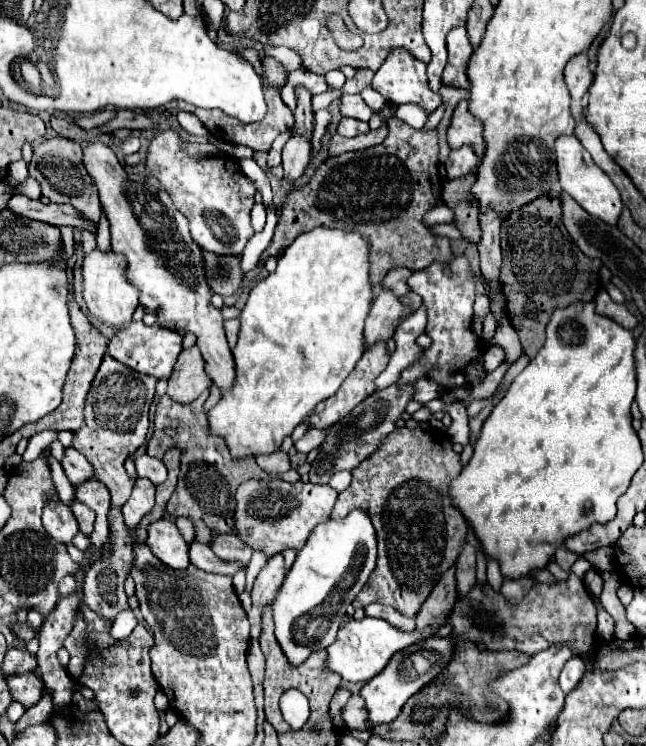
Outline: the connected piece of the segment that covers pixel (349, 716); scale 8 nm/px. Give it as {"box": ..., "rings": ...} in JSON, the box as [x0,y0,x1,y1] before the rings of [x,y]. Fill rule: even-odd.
{"box":[342,693,366,729],"rings":[[[356,693],[348,699],[348,703],[342,709],[342,721],[344,725],[350,725],[352,729],[358,729],[358,725],[362,725],[362,721],[366,721],[366,709],[364,709],[364,701],[362,697]]]}

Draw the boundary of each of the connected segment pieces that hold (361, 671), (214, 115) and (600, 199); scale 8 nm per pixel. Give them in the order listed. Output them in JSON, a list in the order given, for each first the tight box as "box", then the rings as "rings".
[{"box":[324,617,452,681],"rings":[[[364,617],[360,621],[356,619],[350,619],[344,627],[338,629],[338,635],[336,635],[336,641],[332,645],[326,647],[326,661],[324,661],[324,669],[330,671],[330,673],[338,673],[344,681],[370,681],[370,677],[378,675],[378,671],[384,669],[386,661],[390,661],[390,657],[398,651],[398,649],[404,649],[406,645],[412,645],[414,641],[420,641],[420,639],[428,639],[432,635],[436,637],[448,637],[452,631],[450,625],[438,629],[438,631],[412,631],[412,633],[402,633],[394,627],[390,627],[386,621],[382,619],[370,619],[370,617]]]},{"box":[178,47,294,153],"rings":[[[248,47],[248,49],[244,49],[240,55],[242,55],[246,61],[250,61],[252,67],[256,69],[256,73],[262,77],[262,89],[264,89],[264,97],[266,97],[266,105],[268,105],[266,117],[264,117],[262,121],[244,125],[242,121],[238,121],[238,119],[234,119],[234,117],[230,117],[230,115],[226,115],[226,113],[222,113],[222,111],[218,111],[218,109],[200,109],[200,107],[194,107],[194,105],[190,105],[190,103],[186,103],[186,101],[178,101],[178,109],[180,109],[180,111],[194,113],[194,115],[206,125],[206,129],[208,129],[216,139],[222,139],[222,141],[228,141],[228,143],[234,143],[234,145],[246,145],[246,147],[250,147],[252,151],[260,153],[260,151],[268,151],[268,149],[270,149],[270,145],[272,145],[274,137],[278,137],[278,133],[282,133],[282,131],[294,127],[294,115],[292,115],[292,111],[284,105],[284,101],[280,99],[280,87],[268,83],[268,79],[264,77],[262,59],[258,57],[258,51],[252,49],[252,47]]]},{"box":[556,137,622,225],"rings":[[[560,137],[556,141],[556,161],[558,161],[558,175],[562,191],[572,195],[582,209],[586,209],[592,217],[598,217],[600,221],[608,225],[616,225],[618,217],[622,213],[622,201],[616,185],[612,185],[610,177],[592,161],[590,153],[582,147],[582,143],[576,137]]]}]

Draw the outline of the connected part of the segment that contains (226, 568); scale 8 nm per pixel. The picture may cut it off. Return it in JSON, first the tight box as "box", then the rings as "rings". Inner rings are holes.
{"box":[190,541,246,575],"rings":[[[198,541],[190,545],[190,561],[204,571],[216,571],[224,575],[234,575],[238,569],[246,569],[246,565],[240,561],[224,561],[216,557],[208,545],[202,545]]]}

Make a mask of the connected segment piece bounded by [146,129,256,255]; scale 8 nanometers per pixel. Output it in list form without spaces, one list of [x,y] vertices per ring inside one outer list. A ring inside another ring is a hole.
[[[166,129],[158,133],[146,155],[146,175],[158,179],[166,189],[176,209],[188,219],[192,239],[206,251],[228,255],[242,253],[248,239],[254,235],[250,225],[250,211],[254,207],[254,183],[244,175],[238,159],[228,155],[212,155],[194,159],[184,151],[184,139]]]

